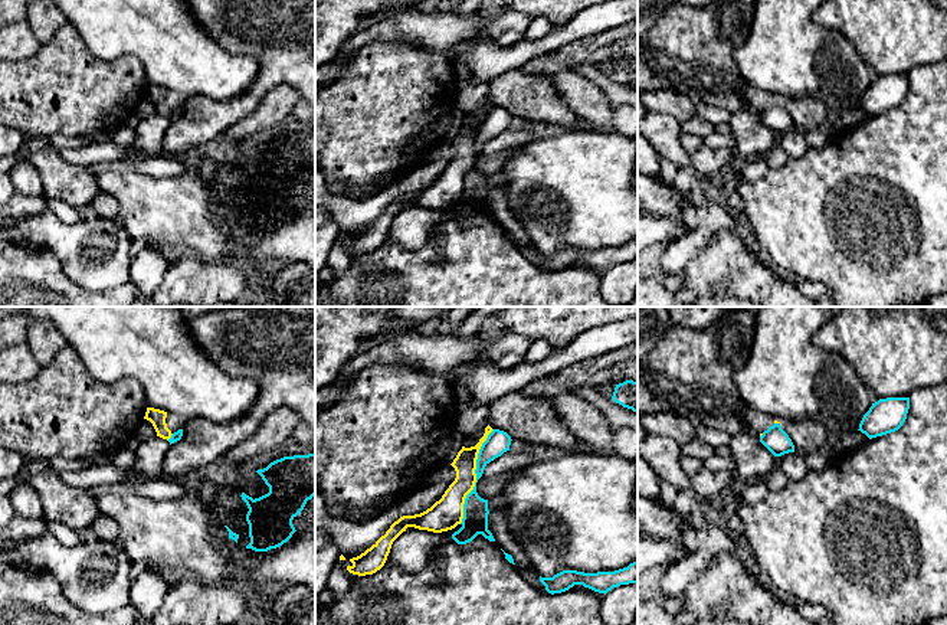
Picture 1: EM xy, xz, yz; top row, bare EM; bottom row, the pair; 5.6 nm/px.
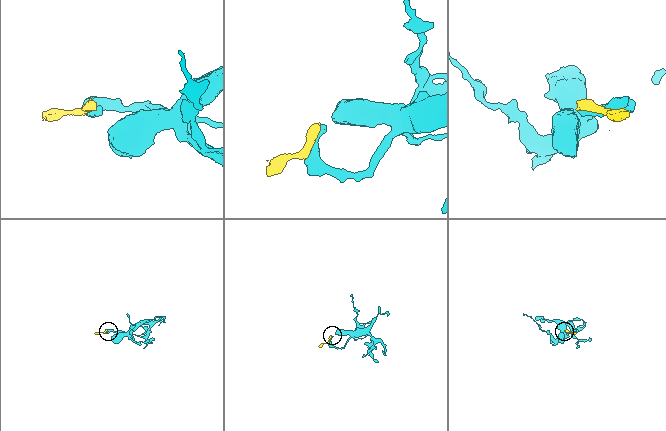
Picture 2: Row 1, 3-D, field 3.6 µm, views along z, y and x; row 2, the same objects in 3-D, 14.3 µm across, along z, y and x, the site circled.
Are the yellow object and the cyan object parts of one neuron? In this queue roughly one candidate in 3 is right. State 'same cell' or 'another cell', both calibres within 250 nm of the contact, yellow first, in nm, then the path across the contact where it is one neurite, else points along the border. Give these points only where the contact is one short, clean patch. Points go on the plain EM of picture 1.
another cell; calibres 170 and 140 nm

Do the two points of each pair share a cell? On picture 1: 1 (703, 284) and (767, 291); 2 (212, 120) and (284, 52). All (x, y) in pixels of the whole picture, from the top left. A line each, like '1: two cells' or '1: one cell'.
1: one cell
2: one cell

